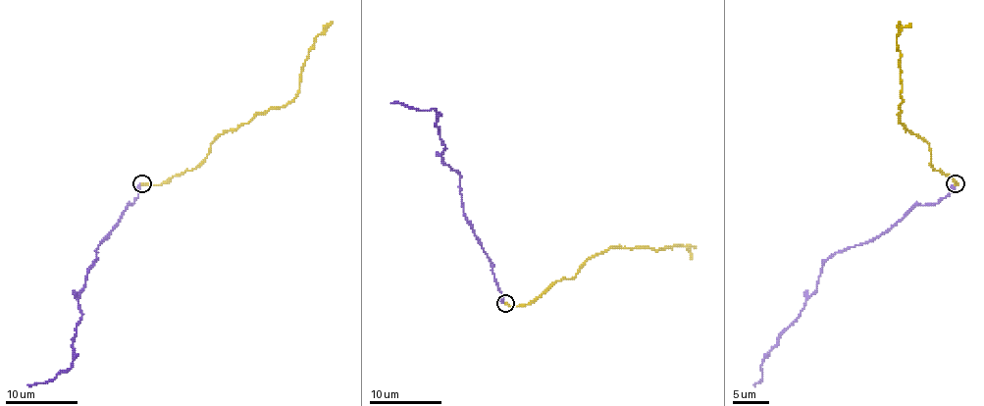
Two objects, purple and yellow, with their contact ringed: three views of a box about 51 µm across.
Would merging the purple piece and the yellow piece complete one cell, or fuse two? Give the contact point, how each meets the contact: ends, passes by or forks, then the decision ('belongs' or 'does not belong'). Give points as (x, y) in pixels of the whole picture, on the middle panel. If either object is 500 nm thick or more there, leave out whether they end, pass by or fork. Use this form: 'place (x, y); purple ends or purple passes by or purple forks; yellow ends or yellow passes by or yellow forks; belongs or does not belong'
place (505, 303); purple ends; yellow ends; belongs

